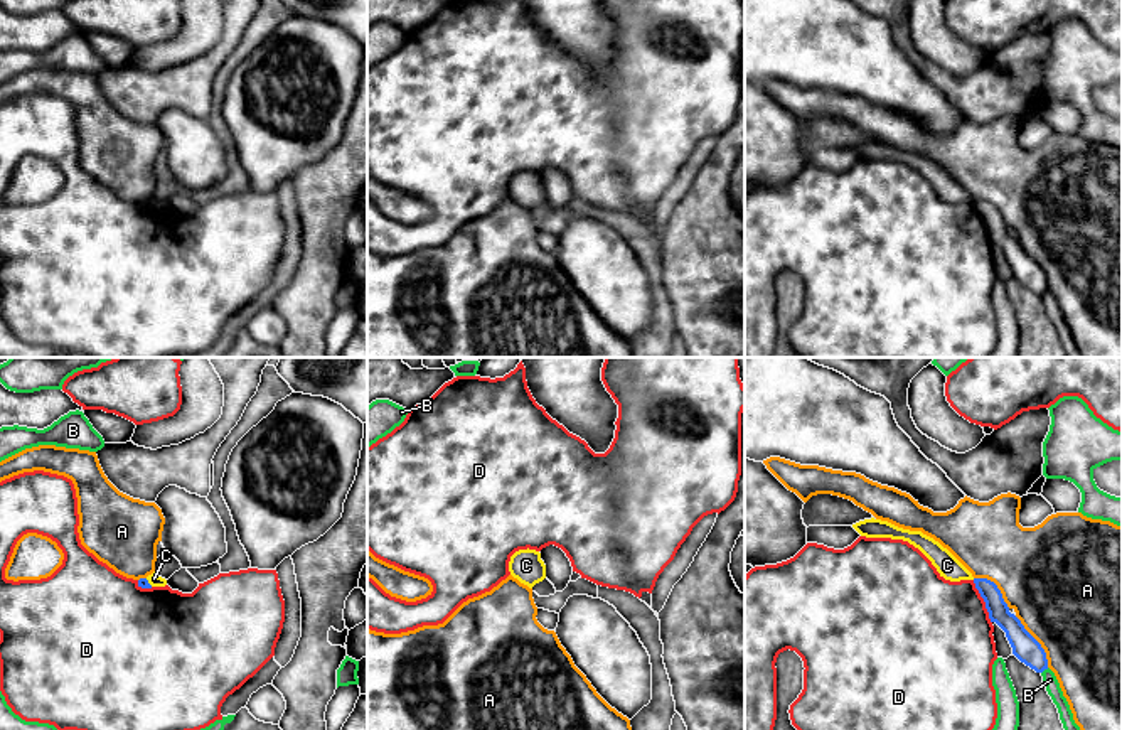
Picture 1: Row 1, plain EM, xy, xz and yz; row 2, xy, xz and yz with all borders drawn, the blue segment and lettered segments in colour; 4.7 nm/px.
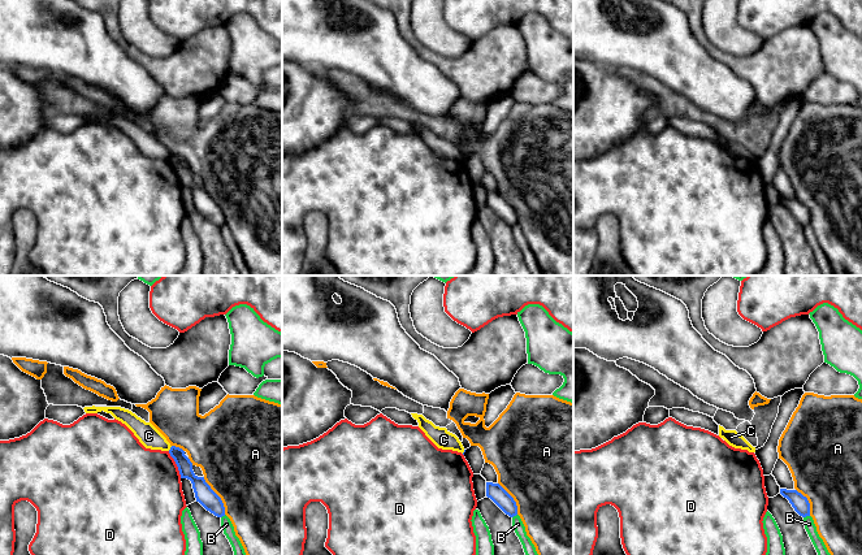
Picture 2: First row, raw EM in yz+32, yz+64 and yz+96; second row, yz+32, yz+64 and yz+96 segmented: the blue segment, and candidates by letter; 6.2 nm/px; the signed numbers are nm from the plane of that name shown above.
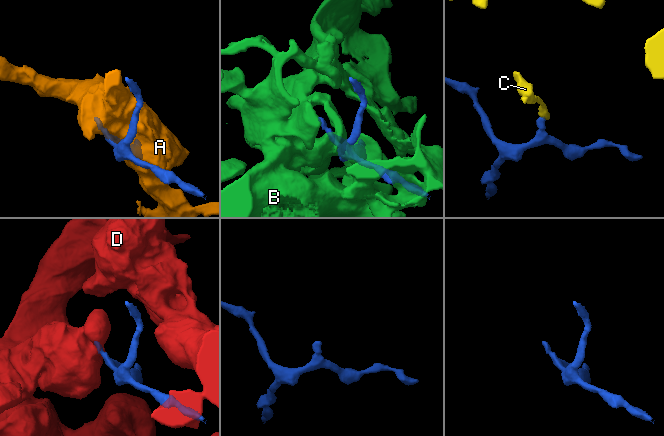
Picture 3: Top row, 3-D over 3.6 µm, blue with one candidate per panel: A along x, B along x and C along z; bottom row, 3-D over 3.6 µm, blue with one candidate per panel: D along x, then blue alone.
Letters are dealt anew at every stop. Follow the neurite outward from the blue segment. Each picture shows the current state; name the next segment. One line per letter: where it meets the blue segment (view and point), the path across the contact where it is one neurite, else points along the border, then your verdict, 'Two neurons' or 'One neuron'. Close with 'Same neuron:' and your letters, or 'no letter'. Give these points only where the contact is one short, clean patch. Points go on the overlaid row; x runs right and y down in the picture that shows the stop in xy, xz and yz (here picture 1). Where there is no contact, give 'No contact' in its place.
A: Touches blue at yz (1036, 641). Two neurons
B: Touches blue at yz (1045, 668). Two neurons
C: Touches blue at xy (147, 582). Boundary: xy (145, 579), (152, 585). Two neurons
D: Touches blue at yz (984, 601). Boundary: yz (972, 580), (991, 622). Two neurons
Same neuron: no letter

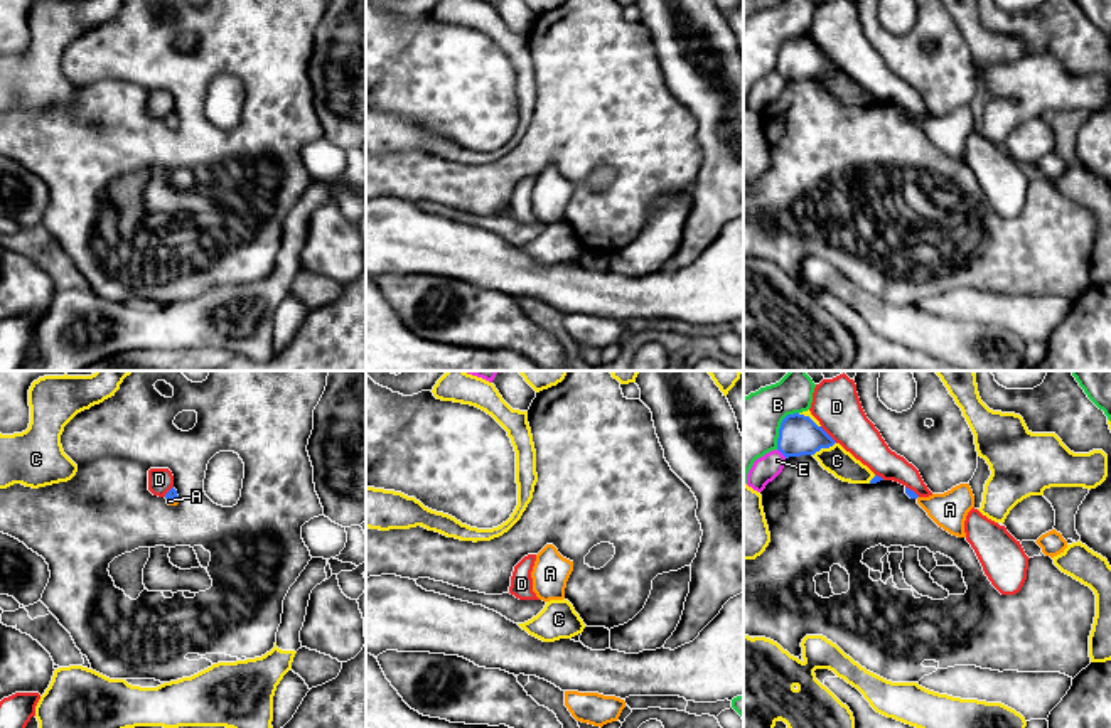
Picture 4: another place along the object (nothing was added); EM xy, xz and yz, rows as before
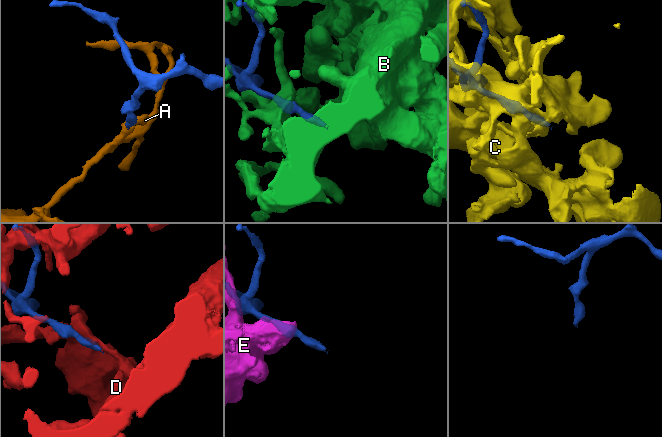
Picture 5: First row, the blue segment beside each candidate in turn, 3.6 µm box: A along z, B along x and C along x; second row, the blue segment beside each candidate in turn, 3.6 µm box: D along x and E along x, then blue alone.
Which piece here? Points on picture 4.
A: Touches blue at xy (172, 497). Path across: xy (172, 494), (172, 497), (169, 501). One neuron
B: Touches blue at yz (781, 427). Two neurons
C: Touches blue at yz (823, 447). Two neurons
D: Touches blue at yz (826, 433). Two neurons
E: Touches blue at yz (783, 454). Boundary: yz (778, 449), (786, 457). Two neurons
Same neuron: A

